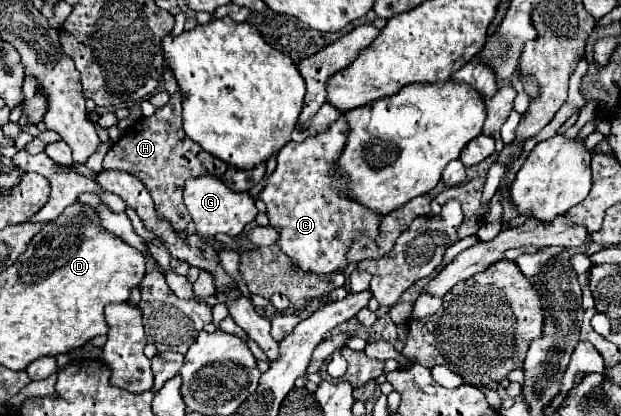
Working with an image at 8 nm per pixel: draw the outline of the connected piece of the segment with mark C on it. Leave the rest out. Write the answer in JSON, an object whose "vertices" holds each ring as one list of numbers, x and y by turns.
{"vertices":[[340,117,322,135,302,143,290,141,290,145,278,153,276,171,260,193,260,199,268,207,270,225,278,231,276,245,302,269,312,273,334,273,344,269,344,253,354,239,354,233,360,231,370,237,378,233,380,217,366,213,362,205,354,205,354,201,346,201,346,197,338,197,338,193,330,189,330,169,342,151,346,133,348,125,344,117]]}

